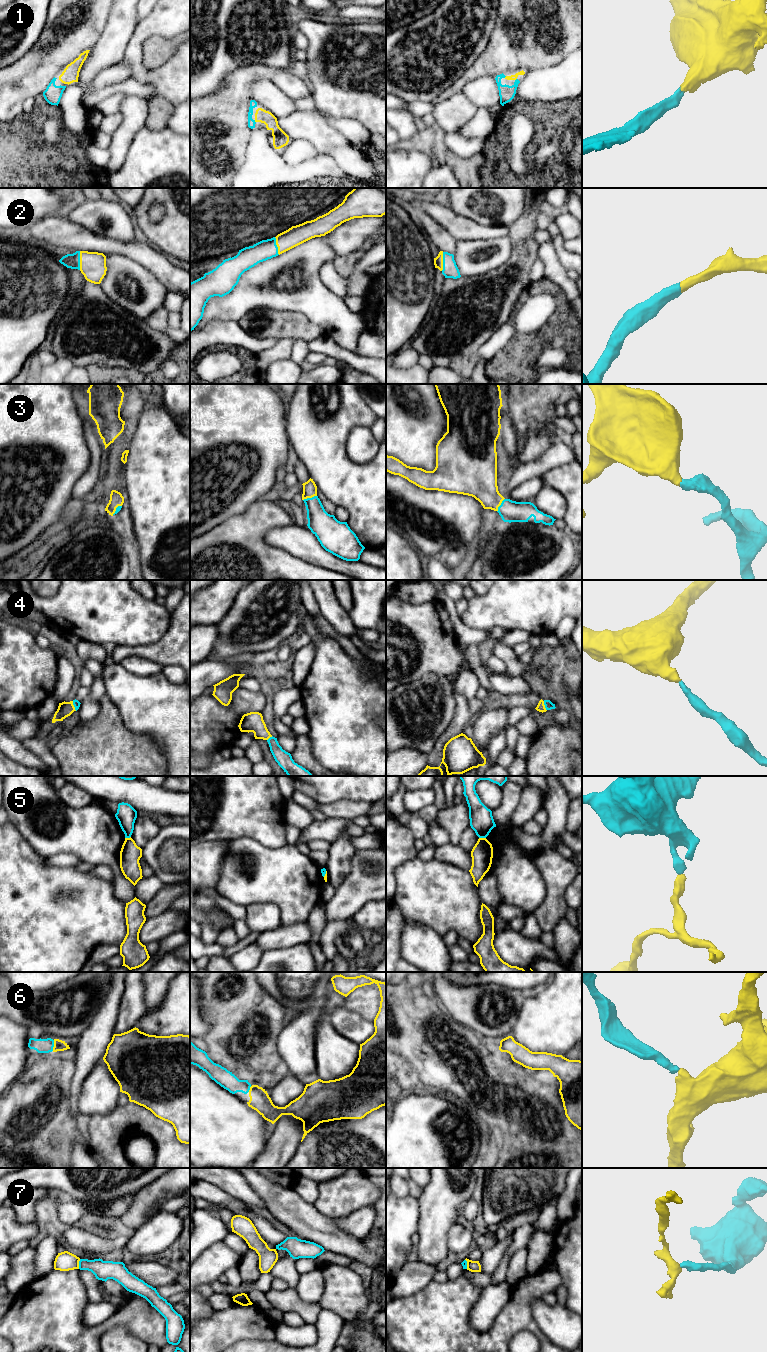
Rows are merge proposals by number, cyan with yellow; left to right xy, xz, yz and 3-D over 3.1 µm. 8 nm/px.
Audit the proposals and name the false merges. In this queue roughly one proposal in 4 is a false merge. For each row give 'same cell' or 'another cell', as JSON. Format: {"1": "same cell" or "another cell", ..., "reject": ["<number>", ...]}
{"1": "same cell", "2": "same cell", "3": "same cell", "4": "same cell", "5": "another cell", "6": "same cell", "7": "another cell", "reject": ["5", "7"]}

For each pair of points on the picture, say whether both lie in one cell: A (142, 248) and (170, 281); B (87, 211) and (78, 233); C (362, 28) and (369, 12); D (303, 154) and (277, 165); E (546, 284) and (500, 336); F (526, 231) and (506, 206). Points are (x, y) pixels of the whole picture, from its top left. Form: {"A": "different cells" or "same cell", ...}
{"A": "same cell", "B": "different cells", "C": "different cells", "D": "different cells", "E": "different cells", "F": "different cells"}

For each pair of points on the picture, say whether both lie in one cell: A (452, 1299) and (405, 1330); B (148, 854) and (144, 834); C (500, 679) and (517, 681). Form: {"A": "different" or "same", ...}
{"A": "same", "B": "different", "C": "same"}

